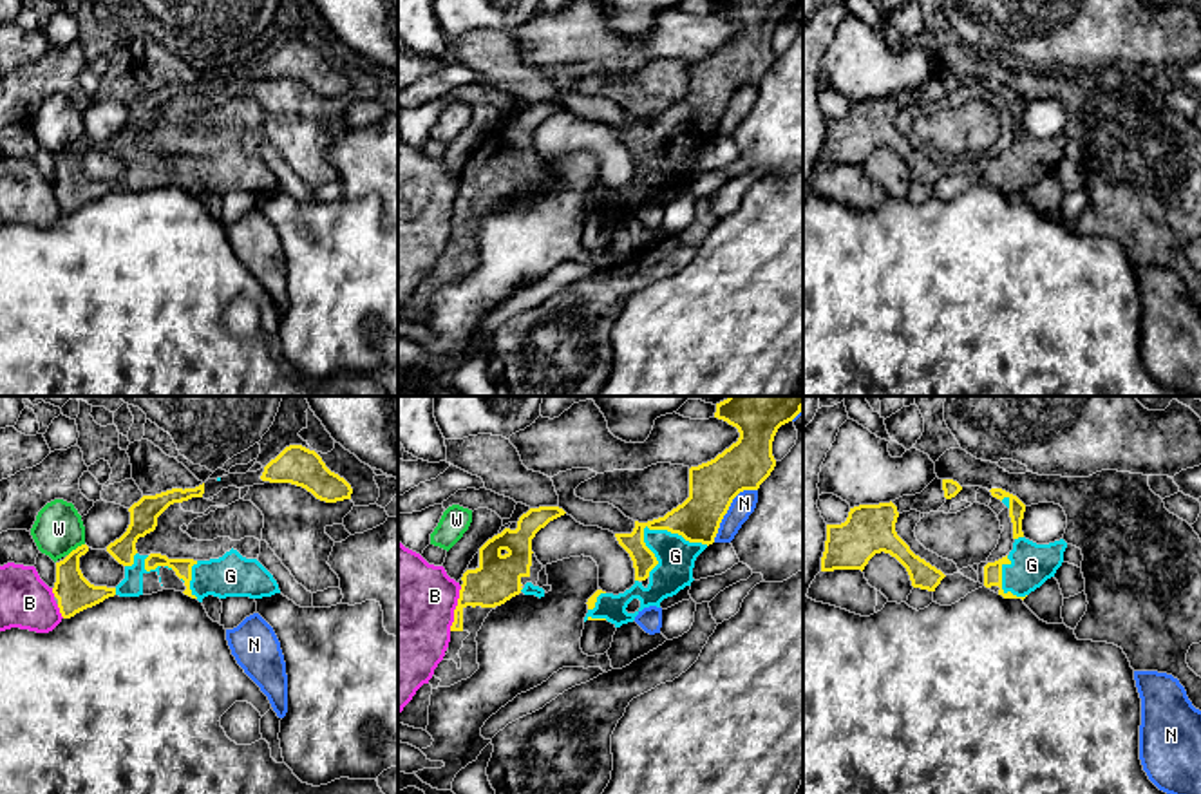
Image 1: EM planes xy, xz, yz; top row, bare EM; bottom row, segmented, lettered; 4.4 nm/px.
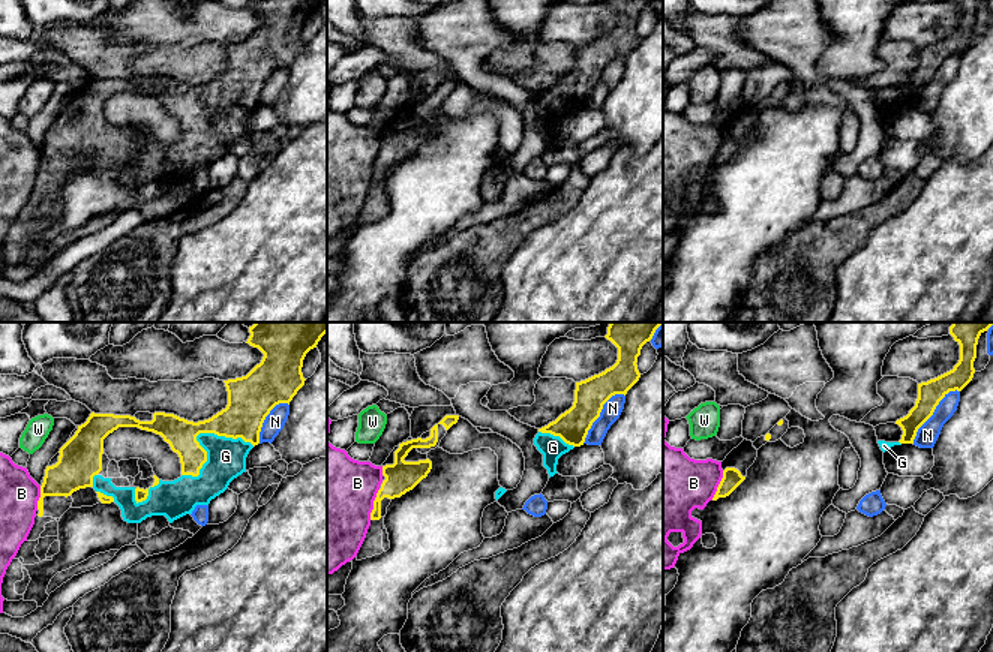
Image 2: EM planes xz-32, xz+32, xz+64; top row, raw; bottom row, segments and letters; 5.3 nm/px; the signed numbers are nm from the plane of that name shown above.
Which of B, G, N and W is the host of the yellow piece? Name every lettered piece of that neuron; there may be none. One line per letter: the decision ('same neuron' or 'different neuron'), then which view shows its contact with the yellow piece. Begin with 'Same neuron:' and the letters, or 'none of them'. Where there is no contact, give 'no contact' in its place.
Same neuron: G
B: different neuron | xz
G: same neuron | xz
N: different neuron | xz
W: different neuron | xy

